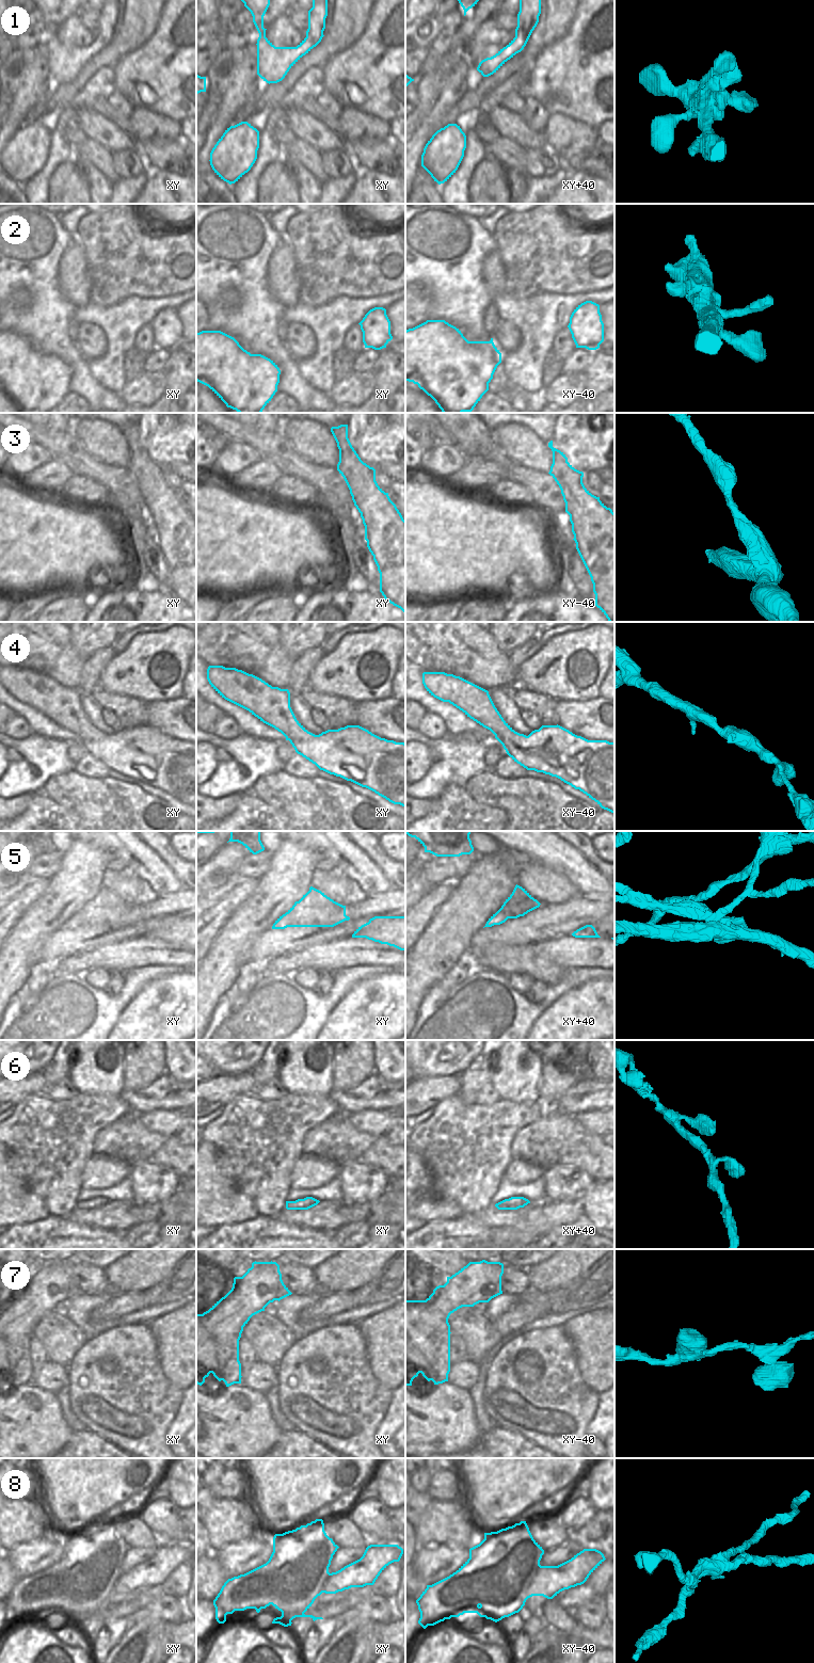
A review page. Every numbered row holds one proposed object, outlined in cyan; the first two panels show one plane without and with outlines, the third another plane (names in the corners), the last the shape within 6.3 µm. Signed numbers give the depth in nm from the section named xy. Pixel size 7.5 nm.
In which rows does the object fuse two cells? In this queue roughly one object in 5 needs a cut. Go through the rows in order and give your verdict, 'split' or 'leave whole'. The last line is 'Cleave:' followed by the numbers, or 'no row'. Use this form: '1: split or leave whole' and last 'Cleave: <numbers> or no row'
1: leave whole
2: leave whole
3: leave whole
4: leave whole
5: split
6: leave whole
7: leave whole
8: split
Cleave: 5, 8

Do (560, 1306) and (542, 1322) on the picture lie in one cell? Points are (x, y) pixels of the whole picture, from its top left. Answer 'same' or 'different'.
different

